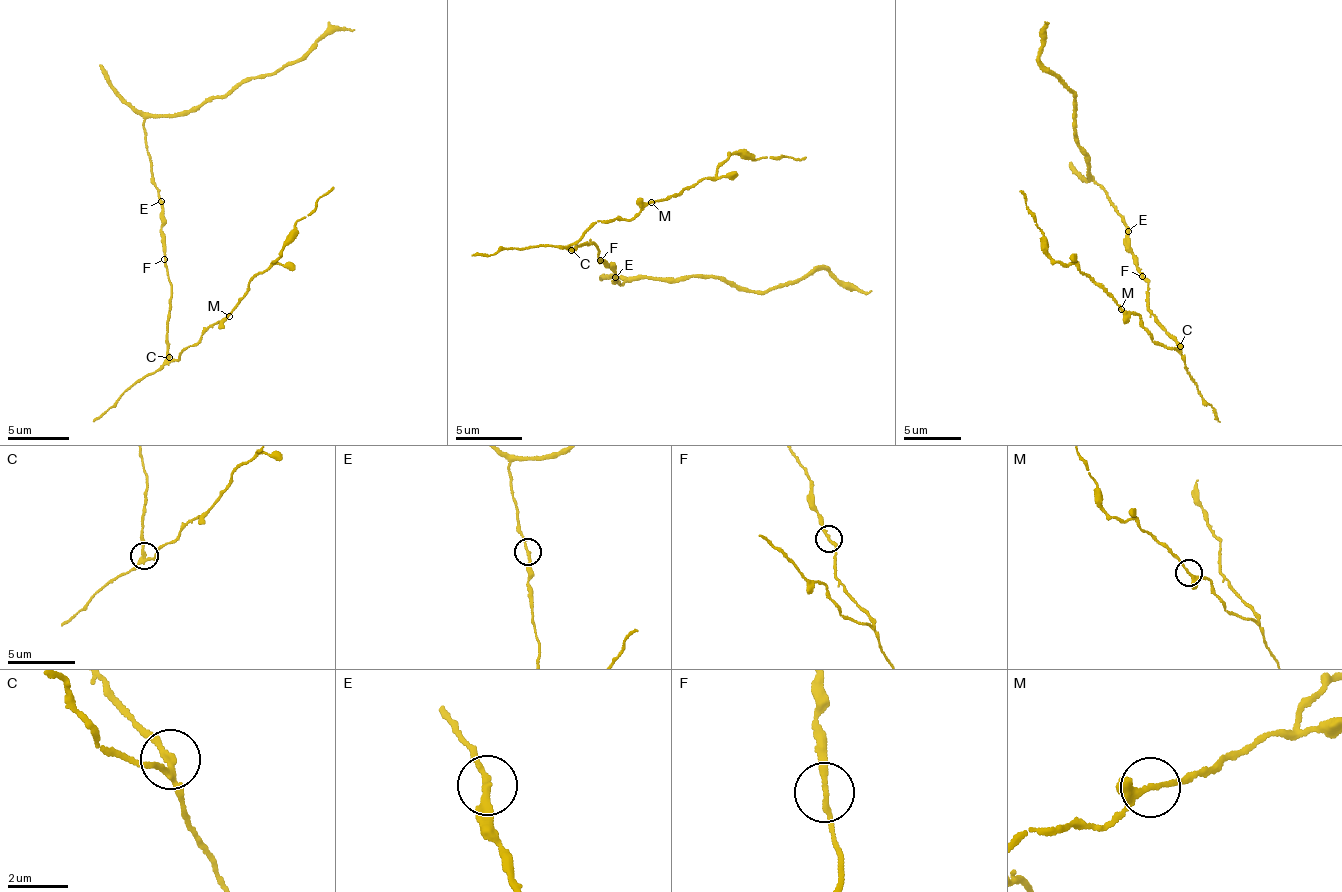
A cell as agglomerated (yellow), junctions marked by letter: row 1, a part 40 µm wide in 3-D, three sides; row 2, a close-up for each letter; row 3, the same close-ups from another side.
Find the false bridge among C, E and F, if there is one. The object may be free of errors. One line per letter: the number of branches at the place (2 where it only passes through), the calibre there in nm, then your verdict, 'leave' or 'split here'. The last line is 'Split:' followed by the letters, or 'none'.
C: 3 | 180 nm | split here
E: 2 | 190 nm | leave
F: 2 | 200 nm | leave
Split: C

